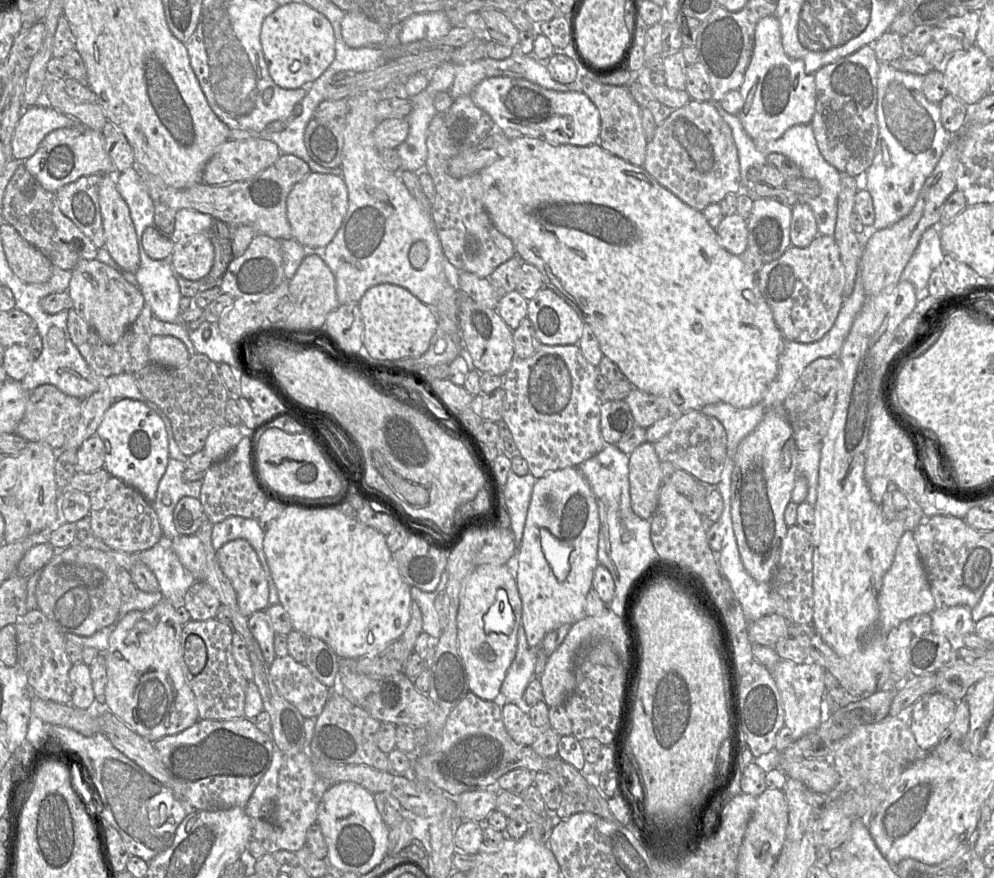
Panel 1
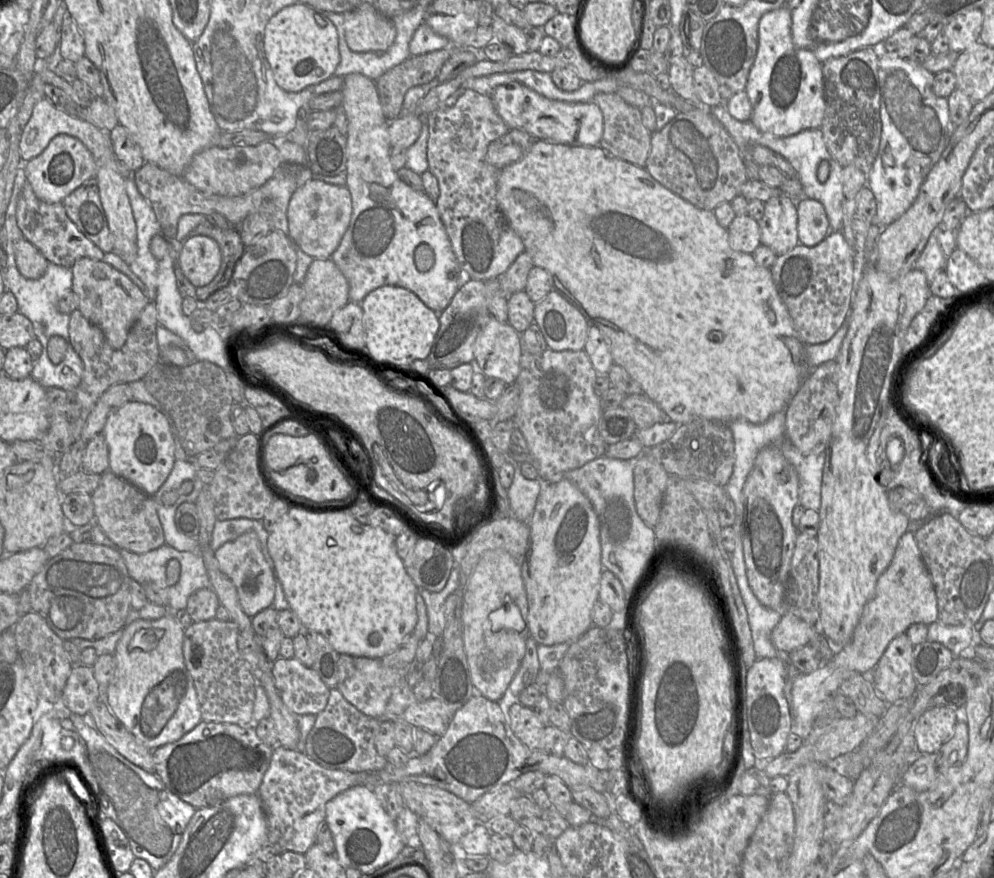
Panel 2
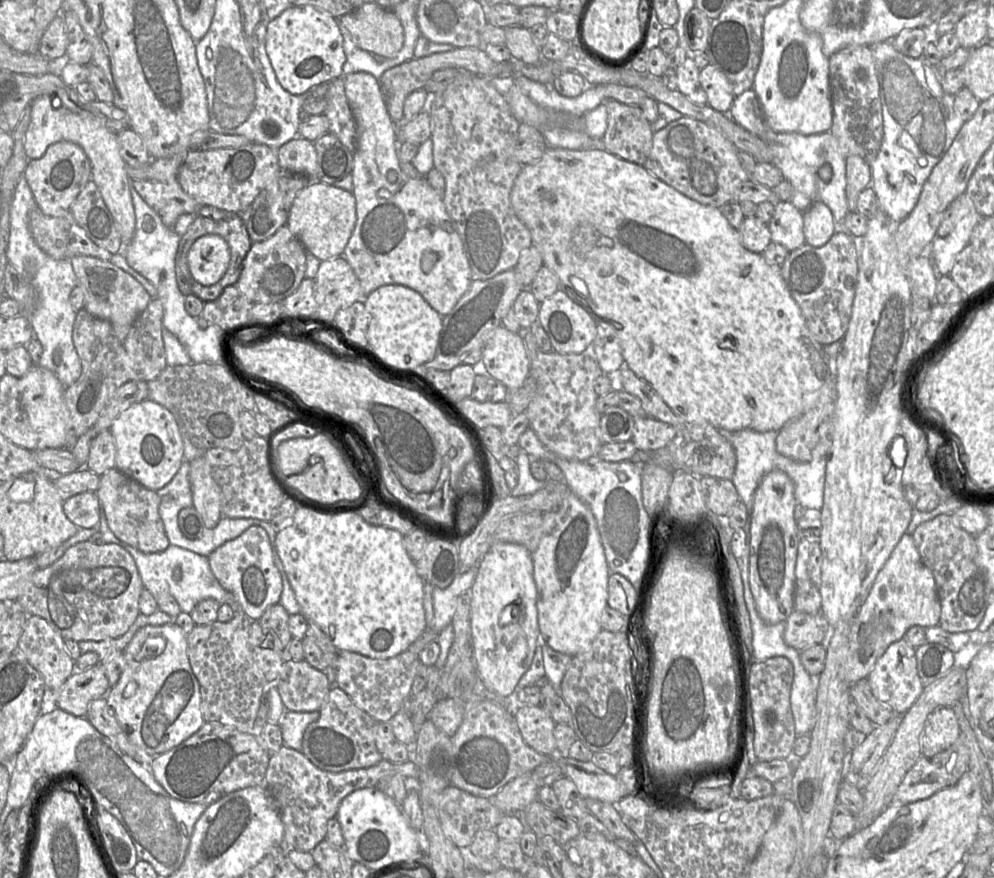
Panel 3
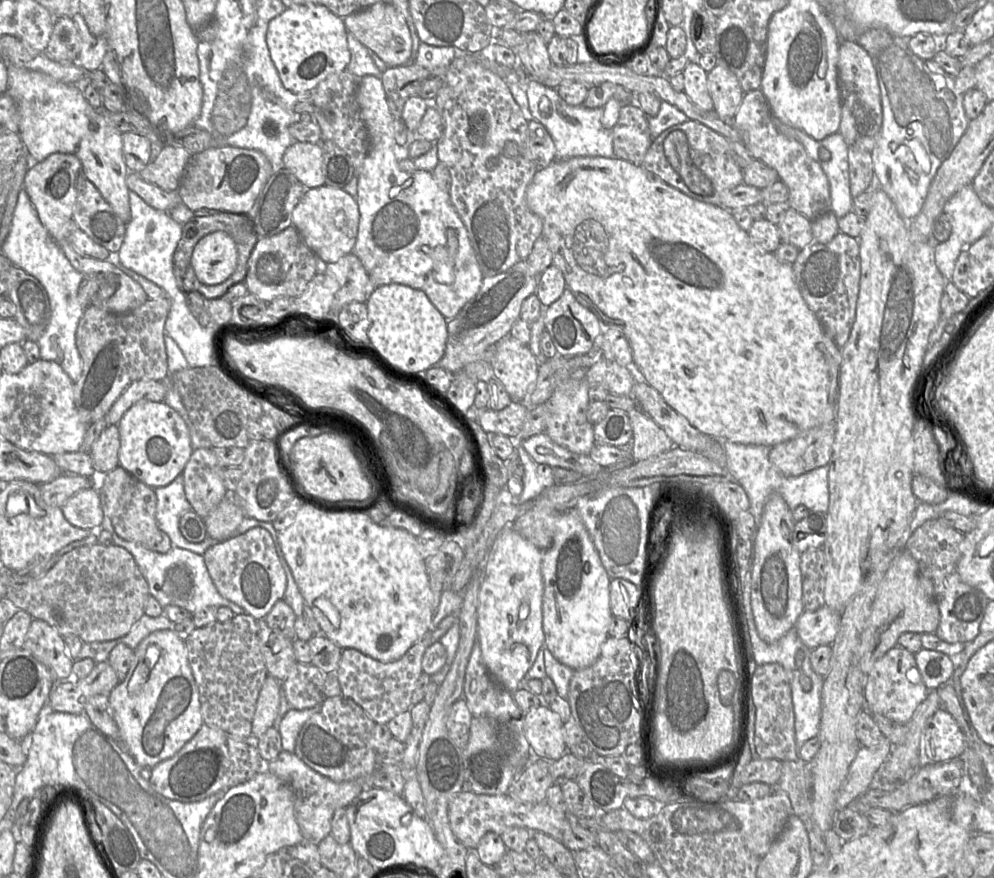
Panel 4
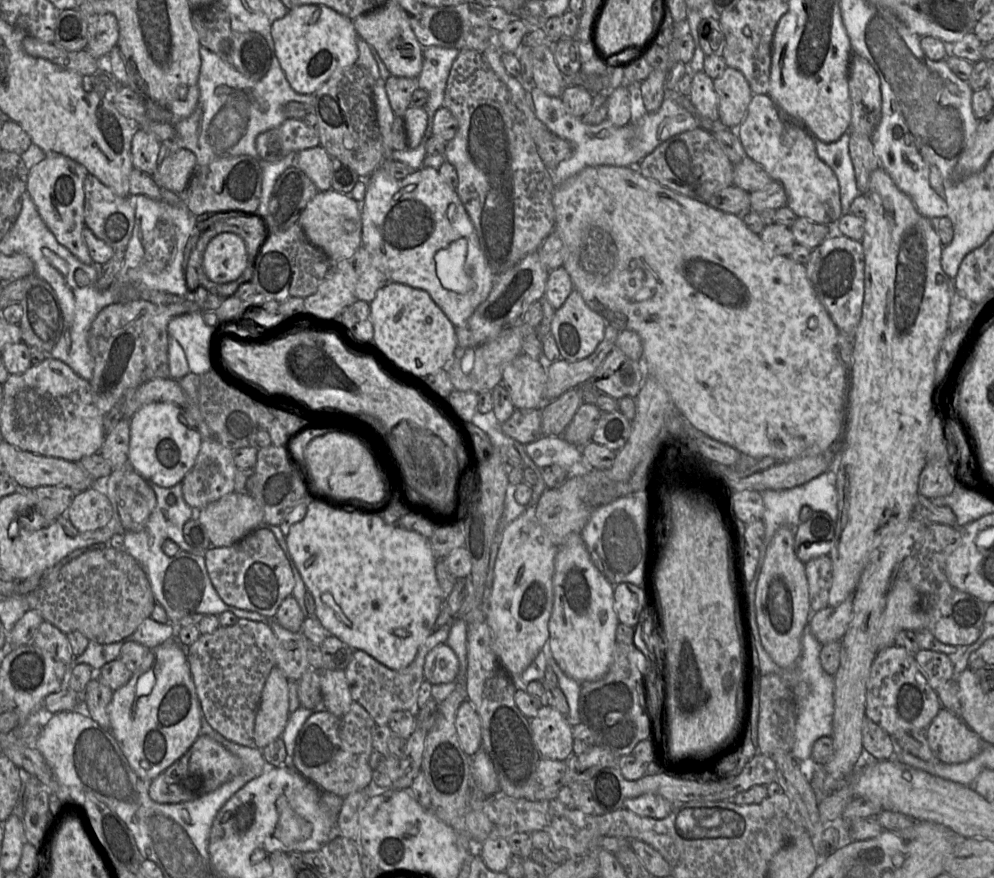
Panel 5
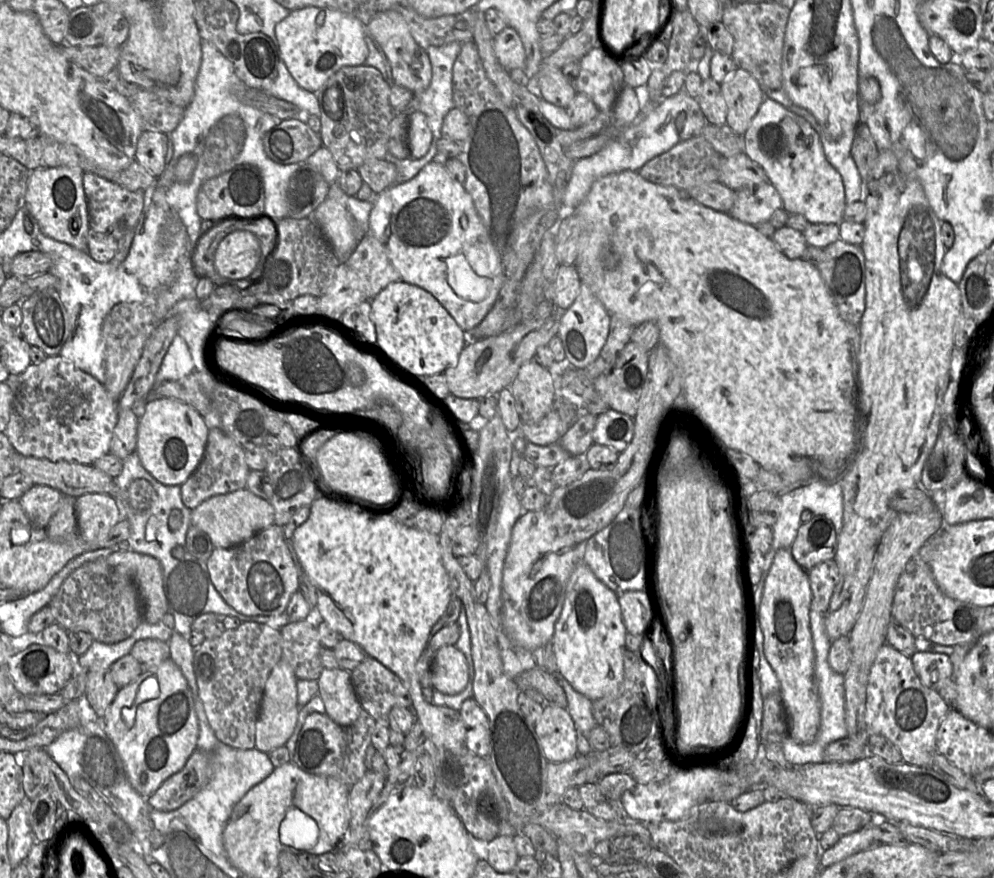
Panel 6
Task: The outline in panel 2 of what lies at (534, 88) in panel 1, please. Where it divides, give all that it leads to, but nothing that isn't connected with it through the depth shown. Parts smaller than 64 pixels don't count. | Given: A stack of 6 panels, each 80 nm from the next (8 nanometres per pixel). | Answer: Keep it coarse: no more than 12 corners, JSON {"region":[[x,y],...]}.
{"region":[[518,82],[490,97],[510,130],[600,146],[593,101],[551,100]]}

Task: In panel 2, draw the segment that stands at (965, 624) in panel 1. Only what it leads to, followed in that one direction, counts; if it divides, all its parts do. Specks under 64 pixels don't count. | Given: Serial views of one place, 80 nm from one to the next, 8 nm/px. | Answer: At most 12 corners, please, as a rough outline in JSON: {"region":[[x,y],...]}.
{"region":[[928,625],[927,640],[955,657],[970,645],[974,626]]}

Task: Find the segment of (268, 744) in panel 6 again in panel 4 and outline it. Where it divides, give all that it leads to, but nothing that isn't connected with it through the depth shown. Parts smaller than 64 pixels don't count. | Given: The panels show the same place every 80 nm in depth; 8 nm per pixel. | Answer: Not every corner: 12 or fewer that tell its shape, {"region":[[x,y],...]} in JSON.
{"region":[[268,675],[260,691],[252,735],[275,725],[281,682]]}

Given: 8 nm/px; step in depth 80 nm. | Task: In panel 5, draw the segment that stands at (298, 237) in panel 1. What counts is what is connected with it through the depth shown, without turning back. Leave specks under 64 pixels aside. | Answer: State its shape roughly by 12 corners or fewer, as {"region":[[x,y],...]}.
{"region":[[318,191],[298,224],[332,262],[362,245],[360,203]]}

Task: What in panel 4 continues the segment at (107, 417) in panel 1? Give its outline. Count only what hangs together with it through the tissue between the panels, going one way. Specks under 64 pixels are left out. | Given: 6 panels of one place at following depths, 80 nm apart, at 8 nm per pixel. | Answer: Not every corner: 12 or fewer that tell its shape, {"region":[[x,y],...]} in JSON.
{"region":[[138,401],[117,423],[119,466],[166,486],[193,453],[180,414]]}

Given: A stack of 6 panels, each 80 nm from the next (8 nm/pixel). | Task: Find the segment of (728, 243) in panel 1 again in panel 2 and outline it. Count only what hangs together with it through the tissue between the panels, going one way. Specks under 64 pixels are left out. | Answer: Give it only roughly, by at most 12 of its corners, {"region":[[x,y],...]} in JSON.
{"region":[[736,216],[727,232],[735,251],[761,245],[758,221]]}

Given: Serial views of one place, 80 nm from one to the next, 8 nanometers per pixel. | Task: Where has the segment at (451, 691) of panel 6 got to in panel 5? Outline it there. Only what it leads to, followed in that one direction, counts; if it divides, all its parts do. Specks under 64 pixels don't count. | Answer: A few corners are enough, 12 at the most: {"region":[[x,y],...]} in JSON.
{"region":[[446,643],[427,654],[424,678],[432,685],[454,682],[458,658]]}

